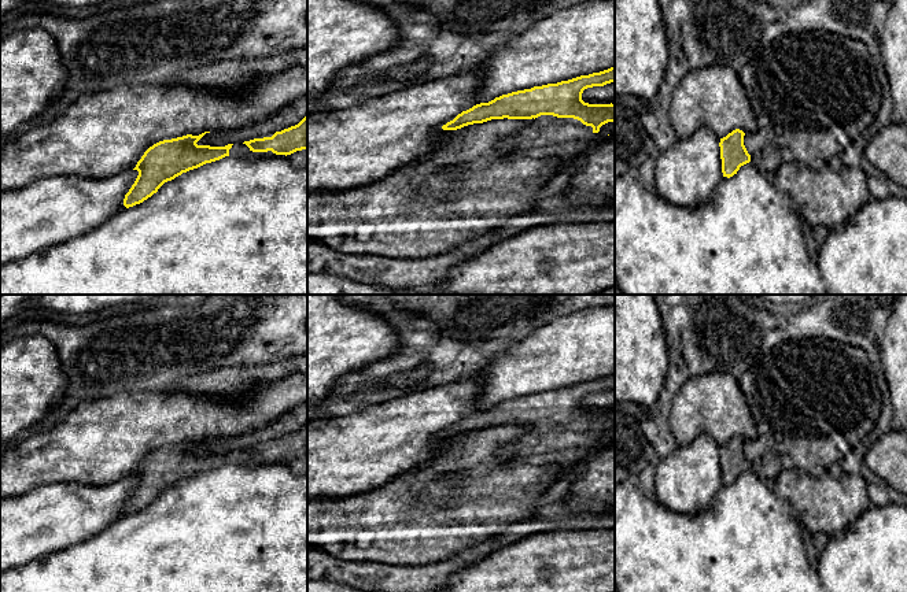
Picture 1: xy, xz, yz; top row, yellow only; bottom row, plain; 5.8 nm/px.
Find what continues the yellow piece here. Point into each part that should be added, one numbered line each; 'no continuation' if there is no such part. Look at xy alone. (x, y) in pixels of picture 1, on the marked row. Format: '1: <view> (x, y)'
1: xy (239, 150)

